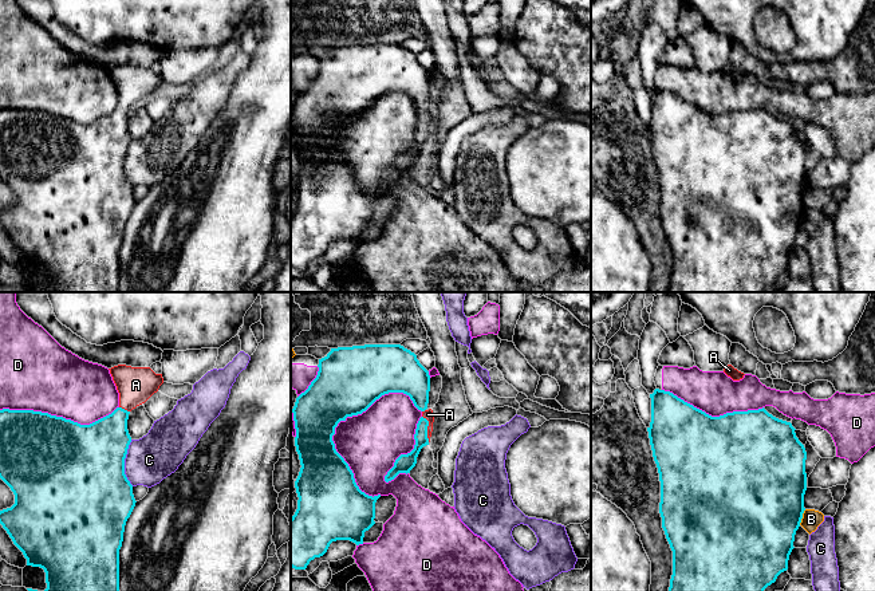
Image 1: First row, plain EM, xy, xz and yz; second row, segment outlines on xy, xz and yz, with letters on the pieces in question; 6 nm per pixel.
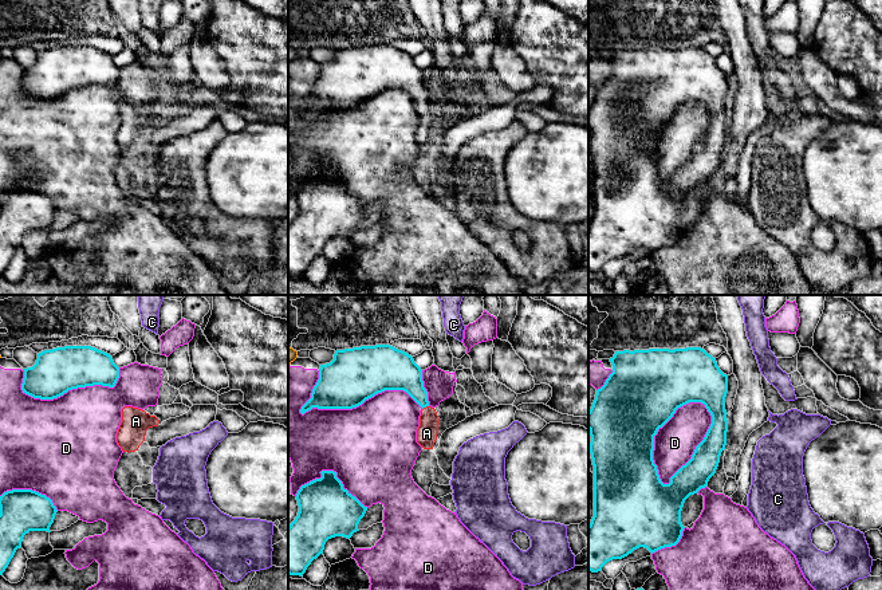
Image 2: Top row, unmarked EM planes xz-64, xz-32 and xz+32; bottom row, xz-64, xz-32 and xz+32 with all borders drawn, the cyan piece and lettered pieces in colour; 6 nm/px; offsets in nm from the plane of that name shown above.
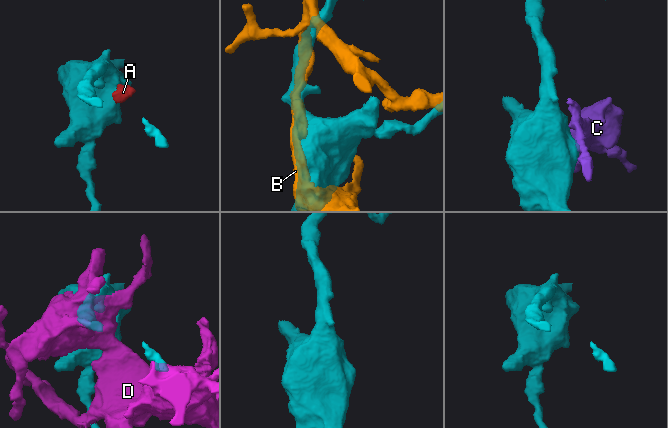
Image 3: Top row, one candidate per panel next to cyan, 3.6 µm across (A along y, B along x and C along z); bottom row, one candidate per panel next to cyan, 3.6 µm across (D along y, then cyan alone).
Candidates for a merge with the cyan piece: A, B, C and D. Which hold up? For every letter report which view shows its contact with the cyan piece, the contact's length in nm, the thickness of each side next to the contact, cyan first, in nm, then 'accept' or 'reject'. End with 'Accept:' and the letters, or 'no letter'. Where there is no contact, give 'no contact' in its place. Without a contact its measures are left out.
A: contact in xz; length 170 nm; calibres 110 and 60 nm; accept
B: contact in yz; length 100 nm; calibres 500 and 110 nm; reject
C: contact in xy; length 280 nm; calibres 500 and 280 nm; reject
D: contact in xz; length 650 nm; calibres 320 and 360 nm; reject
Accept: A

